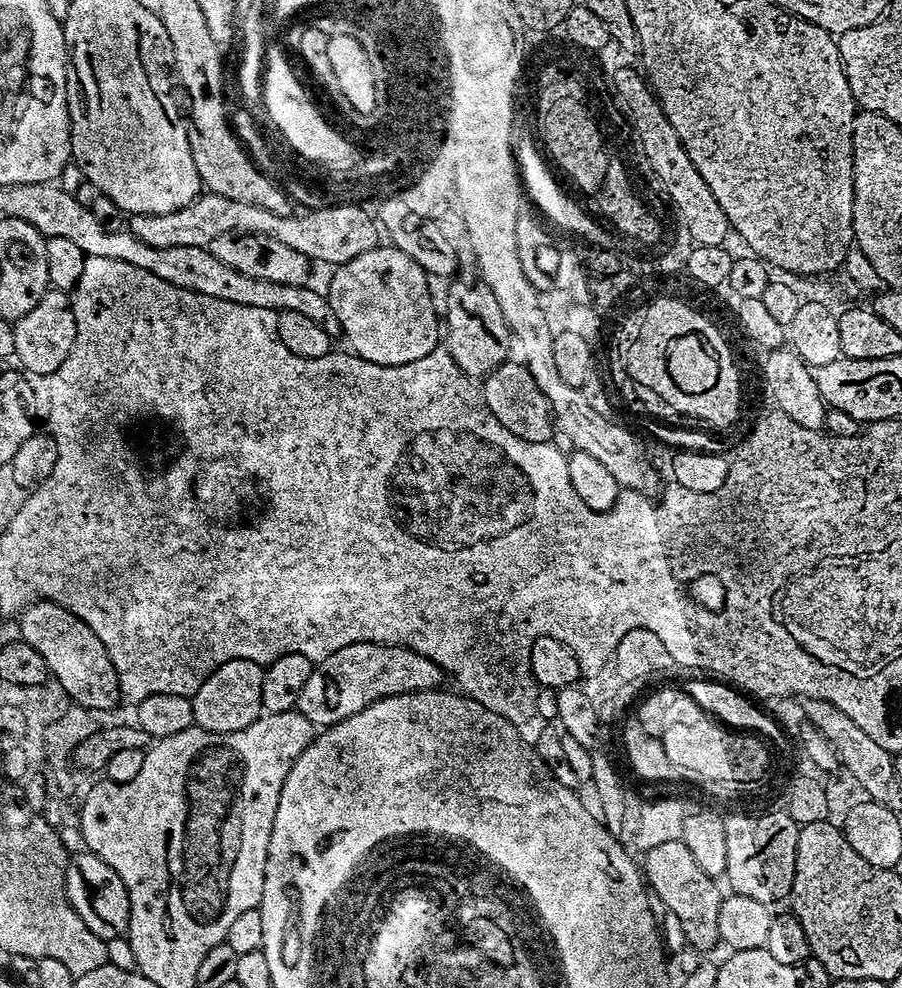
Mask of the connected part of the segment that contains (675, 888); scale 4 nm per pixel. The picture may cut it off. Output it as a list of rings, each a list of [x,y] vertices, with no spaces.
[[[683,839],[659,843],[643,853],[642,875],[650,889],[651,895],[656,896],[665,905],[670,914],[682,922],[682,931],[686,934],[686,944],[694,946],[701,954],[708,954],[712,947],[720,944],[718,934],[718,910],[722,899],[722,891],[717,881],[710,874],[705,874],[698,867],[698,862],[686,850]]]

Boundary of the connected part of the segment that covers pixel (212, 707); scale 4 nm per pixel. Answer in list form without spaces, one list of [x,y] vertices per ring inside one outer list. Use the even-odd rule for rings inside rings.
[[[235,660],[222,665],[192,696],[195,727],[204,728],[207,732],[229,736],[246,730],[265,711],[260,693],[261,669],[245,660]]]

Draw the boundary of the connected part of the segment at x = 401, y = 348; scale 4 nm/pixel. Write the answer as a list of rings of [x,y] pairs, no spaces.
[[[365,246],[361,252],[335,265],[324,284],[322,299],[330,314],[334,332],[344,339],[344,344],[355,359],[379,368],[414,362],[414,358],[429,355],[434,348],[434,308],[428,305],[428,292],[424,289],[426,277],[395,246],[372,248]]]

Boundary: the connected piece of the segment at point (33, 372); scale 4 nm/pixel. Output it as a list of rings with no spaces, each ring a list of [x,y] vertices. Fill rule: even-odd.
[[[50,294],[34,315],[15,325],[15,330],[15,363],[20,363],[21,370],[36,380],[55,381],[76,352],[76,339],[78,338],[76,305],[67,296]]]

